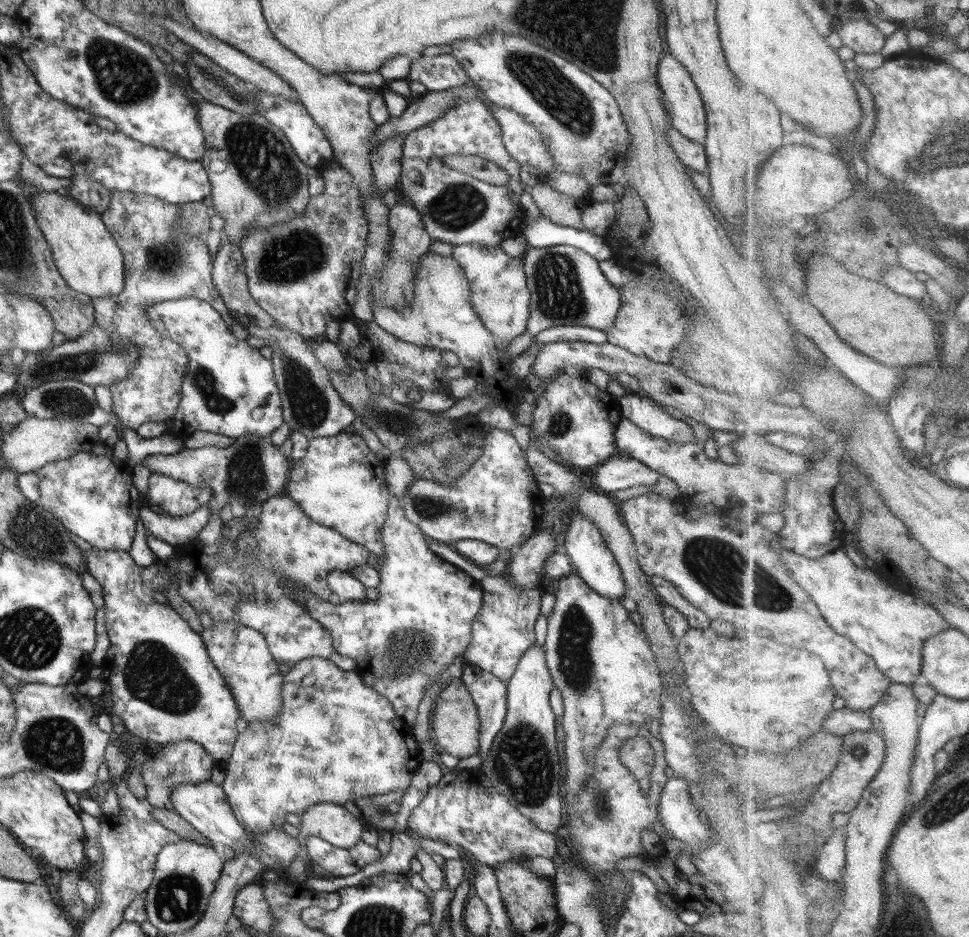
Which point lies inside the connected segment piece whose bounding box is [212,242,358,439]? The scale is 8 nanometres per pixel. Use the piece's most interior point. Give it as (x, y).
(311, 405)

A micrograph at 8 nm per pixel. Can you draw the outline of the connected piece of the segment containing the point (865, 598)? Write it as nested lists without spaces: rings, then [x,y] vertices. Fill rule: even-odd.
[[[779,547],[782,561],[790,567],[794,579],[810,591],[814,601],[832,627],[854,640],[864,652],[873,656],[878,666],[894,683],[914,685],[924,670],[924,646],[932,636],[953,628],[940,609],[922,596],[896,590],[876,574],[878,567],[862,568],[840,548],[822,558],[813,559]]]

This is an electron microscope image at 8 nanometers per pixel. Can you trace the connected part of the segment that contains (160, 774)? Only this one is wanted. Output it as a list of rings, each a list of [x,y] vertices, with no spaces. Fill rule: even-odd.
[[[191,740],[162,745],[158,752],[153,752],[148,747],[146,752],[148,752],[148,761],[142,762],[140,774],[142,774],[142,780],[146,784],[146,800],[153,807],[159,809],[172,810],[170,794],[172,794],[174,786],[180,786],[180,784],[186,784],[186,782],[197,784],[198,782],[210,781],[212,769],[220,765],[212,756],[206,753],[206,750],[200,744]]]

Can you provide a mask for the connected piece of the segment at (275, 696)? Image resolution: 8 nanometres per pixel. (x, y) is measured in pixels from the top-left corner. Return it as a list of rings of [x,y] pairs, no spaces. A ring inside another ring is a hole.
[[[236,621],[213,623],[212,627],[202,629],[200,636],[204,641],[204,645],[206,645],[208,656],[212,659],[212,663],[216,665],[218,671],[222,673],[222,677],[224,677],[236,700],[241,713],[241,728],[244,728],[248,722],[273,720],[273,717],[277,716],[281,710],[280,685],[283,684],[283,679],[278,669],[279,663],[274,660],[264,636],[254,628],[236,623]]]

